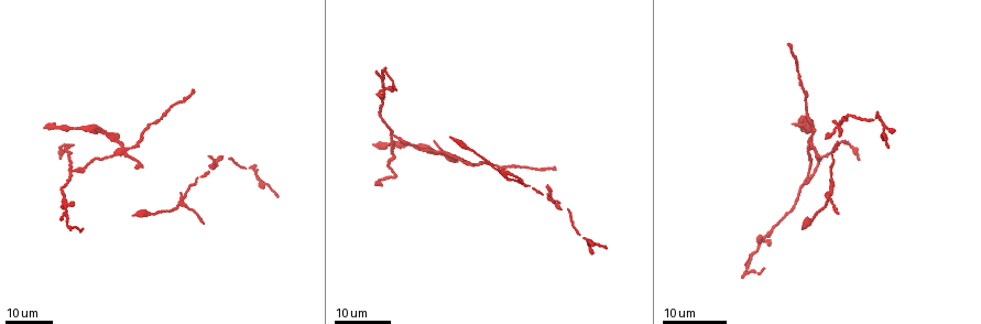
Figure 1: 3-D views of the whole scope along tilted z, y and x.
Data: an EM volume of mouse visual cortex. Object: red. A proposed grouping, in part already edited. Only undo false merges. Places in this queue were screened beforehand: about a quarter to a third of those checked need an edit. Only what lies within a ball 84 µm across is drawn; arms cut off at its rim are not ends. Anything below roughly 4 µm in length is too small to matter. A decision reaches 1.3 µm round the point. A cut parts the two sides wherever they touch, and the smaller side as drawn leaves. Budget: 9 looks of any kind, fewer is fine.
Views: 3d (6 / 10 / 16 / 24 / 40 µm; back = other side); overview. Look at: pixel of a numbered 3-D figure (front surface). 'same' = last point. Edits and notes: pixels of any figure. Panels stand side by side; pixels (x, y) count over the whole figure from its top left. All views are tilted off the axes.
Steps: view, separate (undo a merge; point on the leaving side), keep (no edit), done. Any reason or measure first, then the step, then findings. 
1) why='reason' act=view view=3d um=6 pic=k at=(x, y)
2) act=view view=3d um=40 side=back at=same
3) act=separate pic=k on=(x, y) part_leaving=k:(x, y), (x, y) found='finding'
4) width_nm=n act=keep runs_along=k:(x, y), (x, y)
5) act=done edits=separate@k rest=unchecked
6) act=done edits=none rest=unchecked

act=view view=3d um=24 pic=1 at=(214, 161)

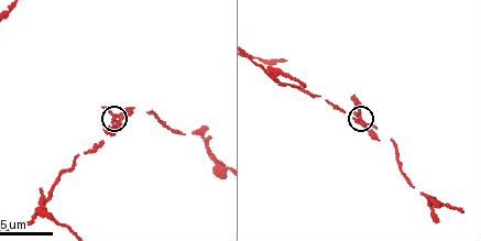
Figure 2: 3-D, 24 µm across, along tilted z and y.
act=view view=3d um=6 pic=2 at=(113, 121)

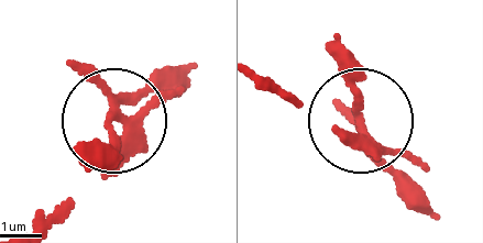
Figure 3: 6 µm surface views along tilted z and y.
act=view view=3d um=6 side=back pic=3 at=(116, 121)

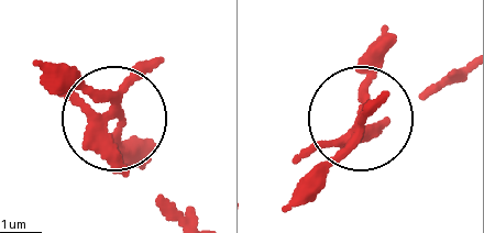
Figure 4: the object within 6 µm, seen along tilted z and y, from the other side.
act=separate pic=4 on=(143, 68) found='a second neuron is stuck on'

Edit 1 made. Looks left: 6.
act=view view=overview

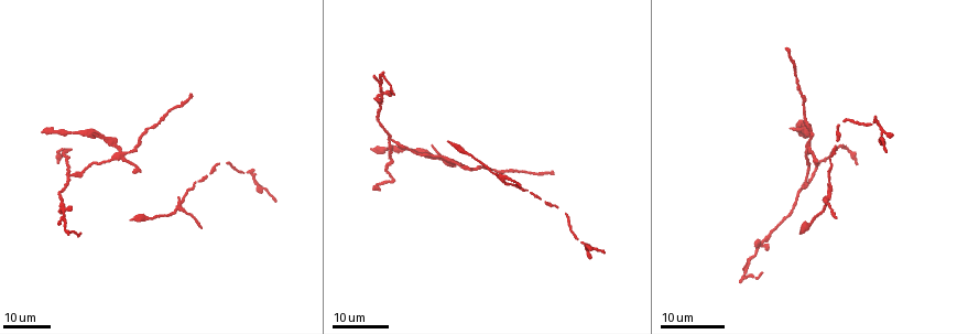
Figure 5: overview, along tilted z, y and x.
act=view view=3d um=16 pic=5 at=(503, 181)

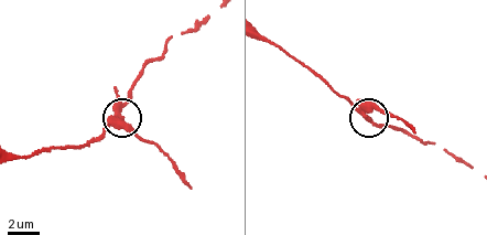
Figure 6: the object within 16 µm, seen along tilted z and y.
act=view view=3d um=6 pic=6 at=(366, 118)

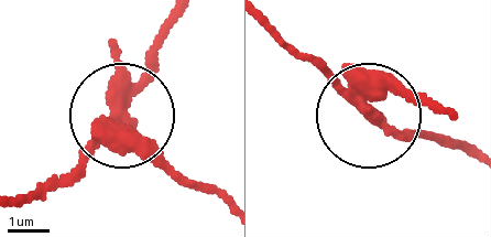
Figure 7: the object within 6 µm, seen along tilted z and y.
width_nm=400 act=separate pic=7 on=(149, 154) part_leaving=7:(115, 119), (221, 197) found='a second neuron is stuck on'

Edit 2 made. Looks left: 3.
why='sudden change in width' act=view view=3d um=6 pic=2 at=(214, 158)

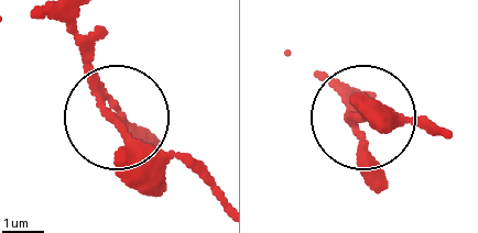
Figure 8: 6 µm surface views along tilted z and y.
act=separate pic=8 on=(117, 154) part_leaving=8:(98, 93), (132, 132), (186, 164), (221, 207) found='a second neuron is stuck on'

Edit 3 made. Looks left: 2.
act=done edits=separate@4,separate@7,separate@8 rest=unchecked

